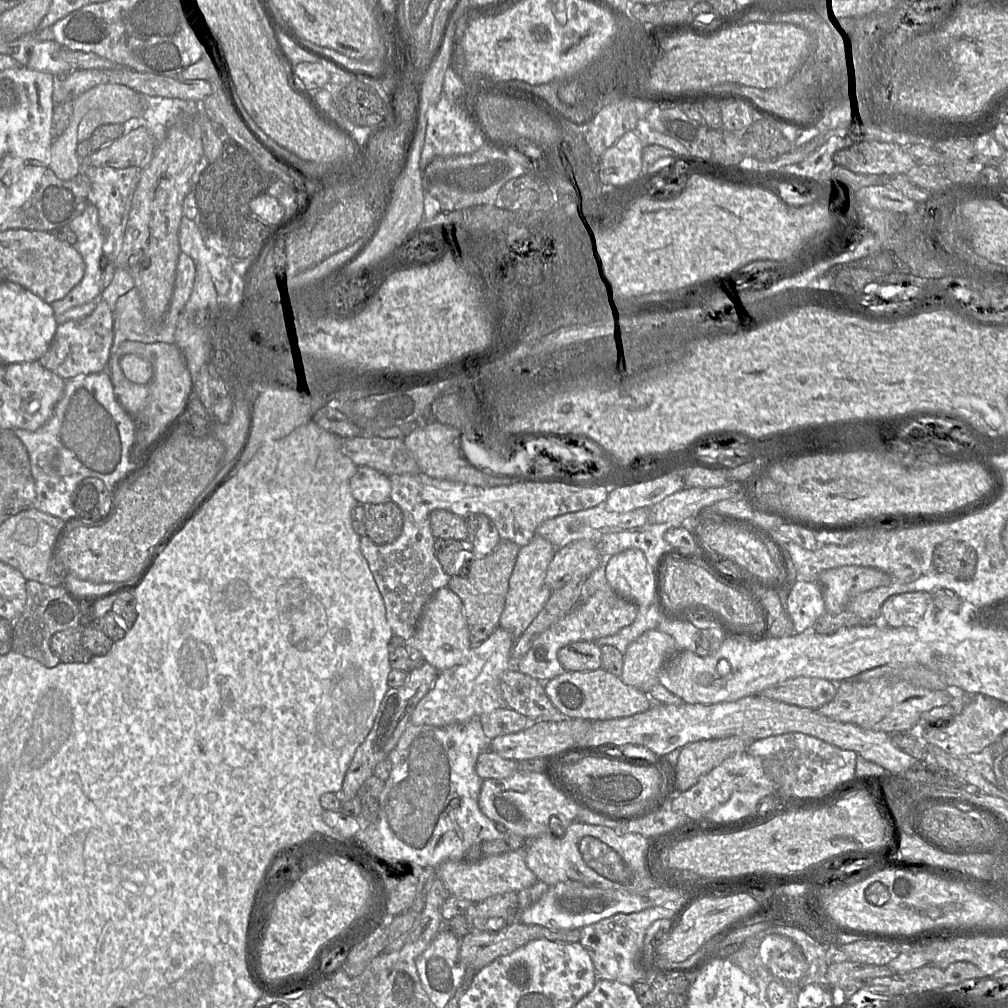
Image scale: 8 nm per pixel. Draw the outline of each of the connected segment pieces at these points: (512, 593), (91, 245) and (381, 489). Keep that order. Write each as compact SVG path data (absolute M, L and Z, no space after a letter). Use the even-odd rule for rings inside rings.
M535 536L527 545L520 547L509 580L506 603L499 621L499 628L512 635L514 640L525 632L548 602L552 590L546 584L547 569L557 548L543 537Z
M81 162L81 173L91 183L91 190L88 195L89 205L69 223L69 227L77 236L75 247L84 260L85 272L81 281L67 295L50 304L56 318L65 312L93 302L110 284L116 268L114 261L123 245L132 198L141 172L142 170L134 167L117 169L97 167Z
M357 466L350 488L354 499L361 504L390 501L389 477L374 468Z

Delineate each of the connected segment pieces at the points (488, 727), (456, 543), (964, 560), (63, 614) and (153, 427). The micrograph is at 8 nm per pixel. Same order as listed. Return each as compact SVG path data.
M510 707L495 709L477 718L483 728L484 734L493 740L498 736L523 731L534 724L533 721L521 715Z
M435 539L434 550L443 570L450 577L466 575L475 560L470 540Z
M946 540L938 544L933 551L935 570L951 574L958 580L972 579L976 564L977 557L974 549L961 540Z
M27 580L27 599L23 613L12 622L12 650L32 658L48 668L55 667L60 660L50 648L51 637L60 631L80 628L82 613L78 600L63 586L49 586L37 581Z
M125 340L117 350L111 348L107 371L121 406L135 422L133 458L141 465L161 433L175 418L187 411L193 385L185 358L174 343Z

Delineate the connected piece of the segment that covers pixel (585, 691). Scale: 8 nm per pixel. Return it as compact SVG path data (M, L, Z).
M603 668L592 671L564 671L543 684L554 706L571 720L623 718L644 712L651 706L647 692L625 684L621 677Z

